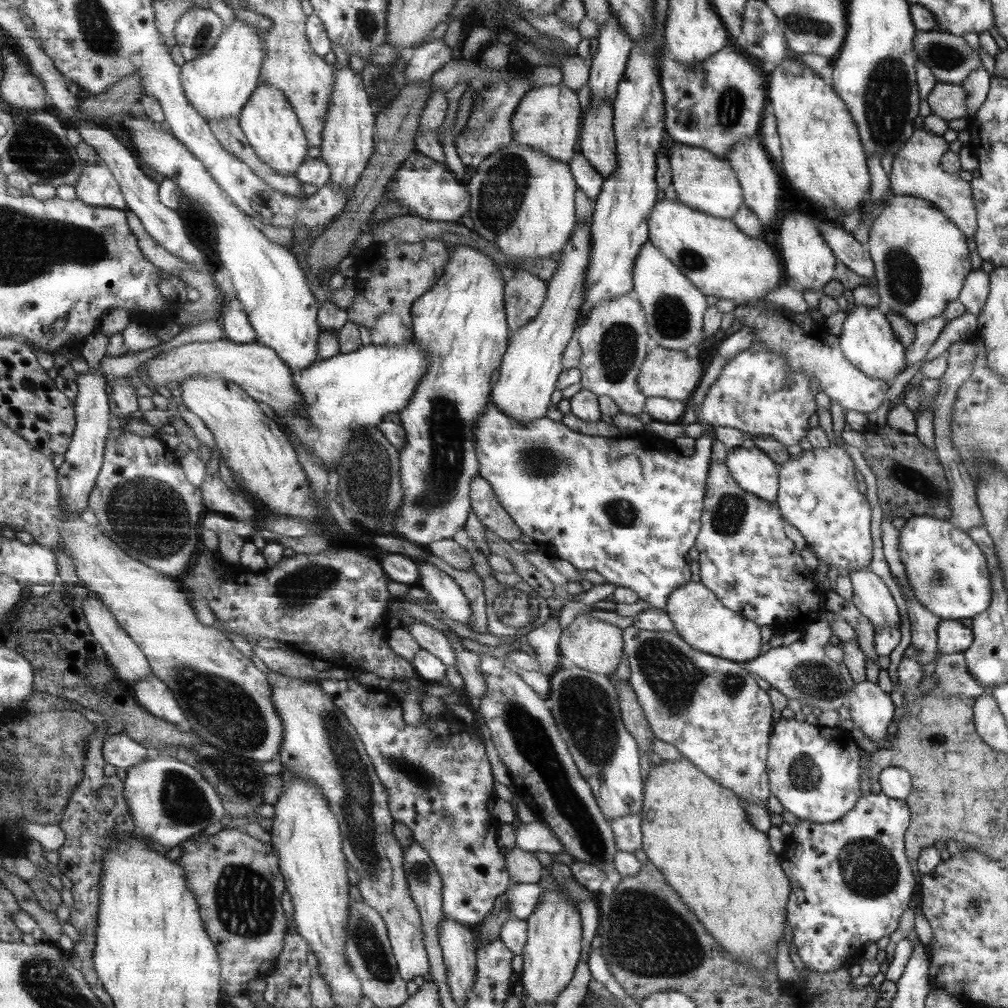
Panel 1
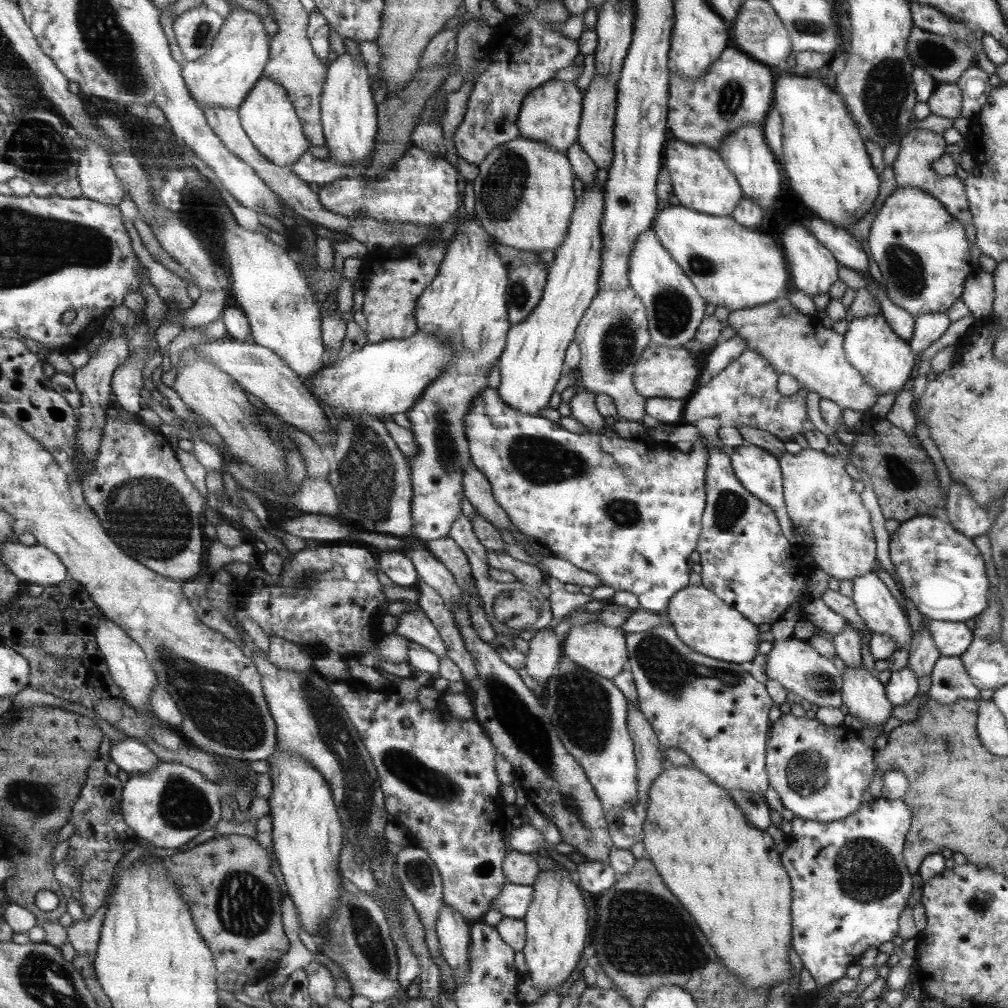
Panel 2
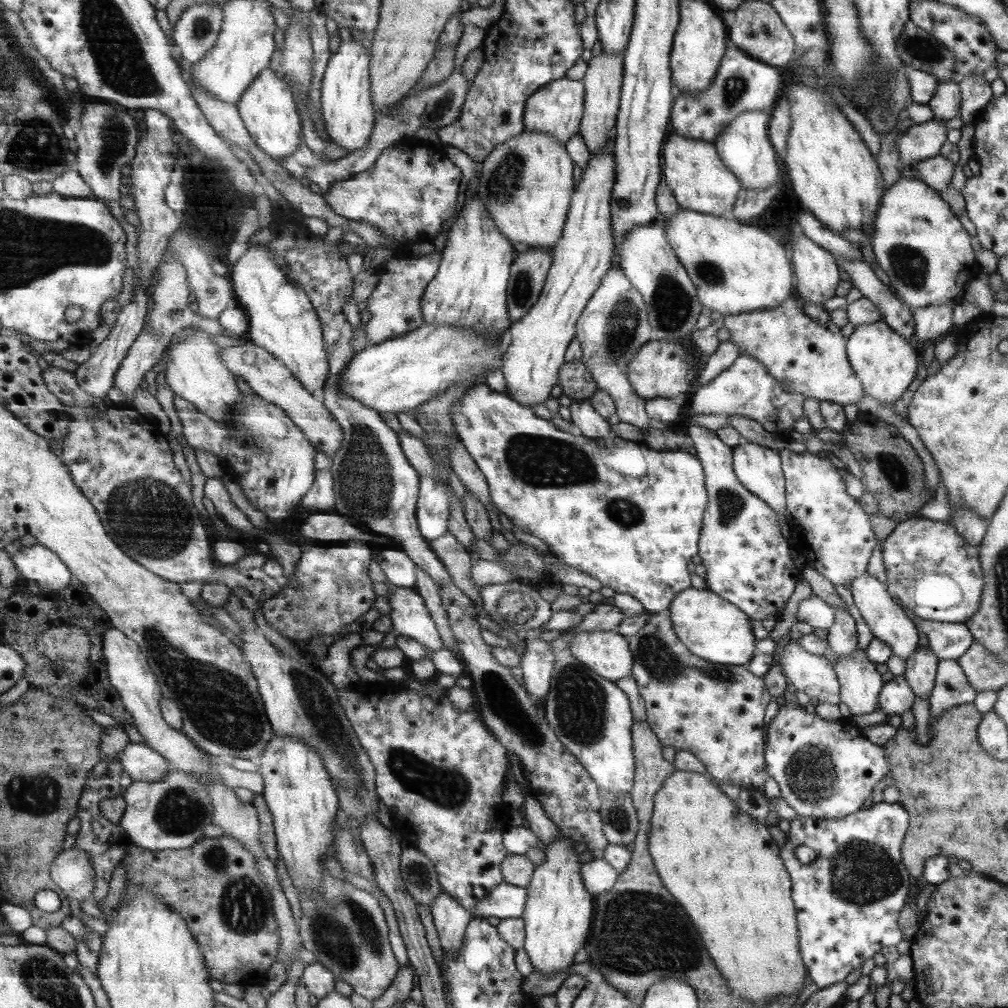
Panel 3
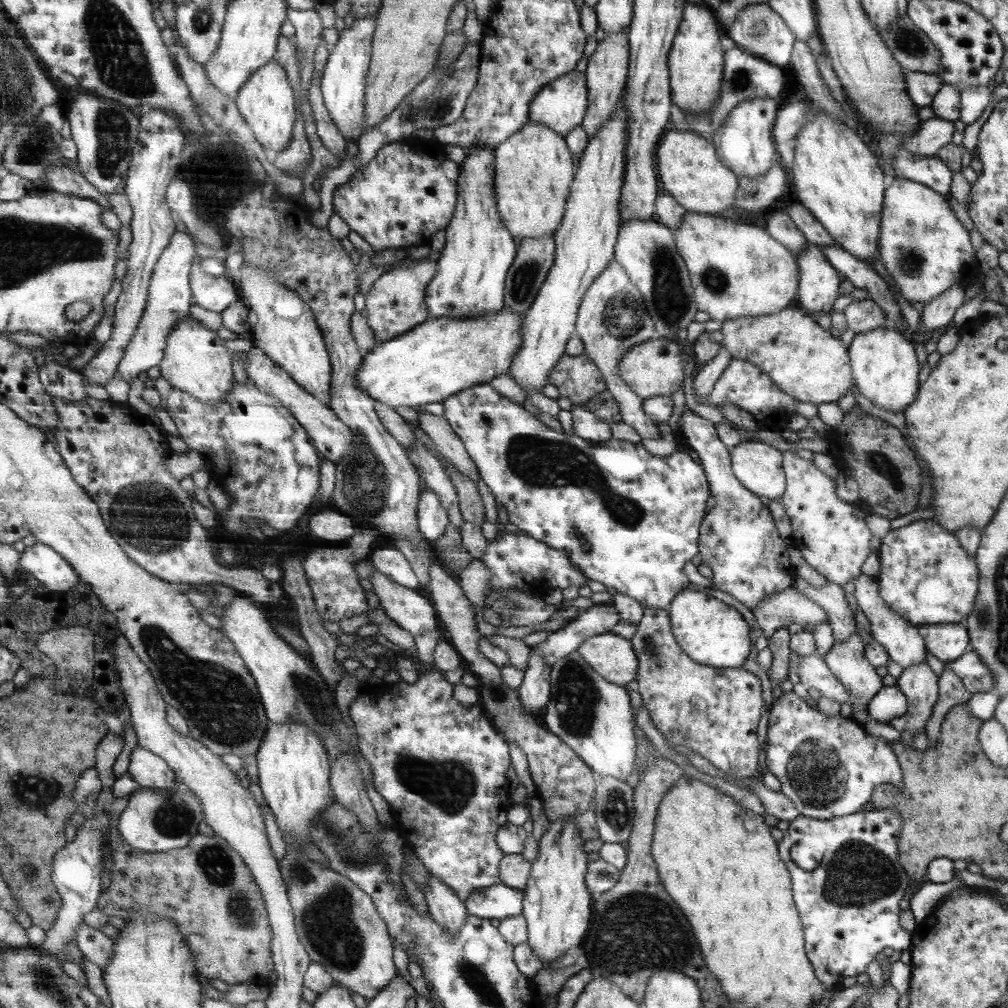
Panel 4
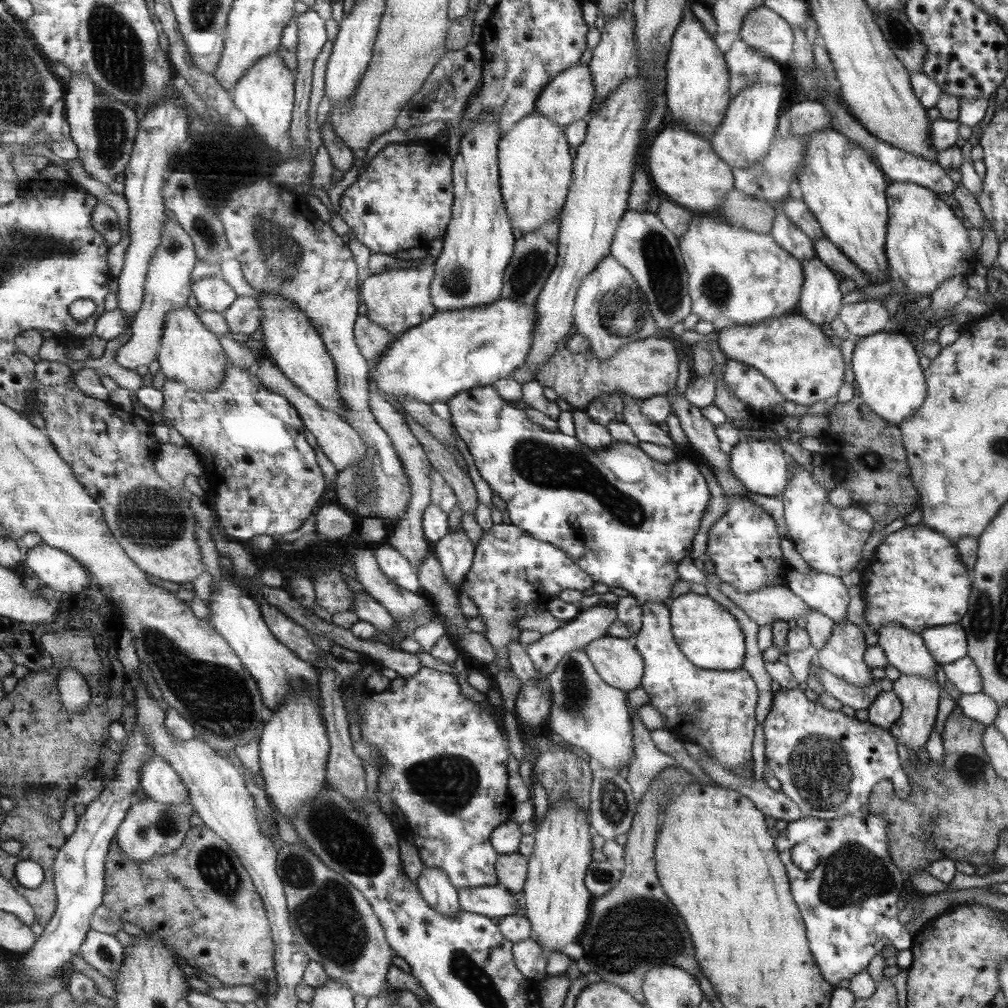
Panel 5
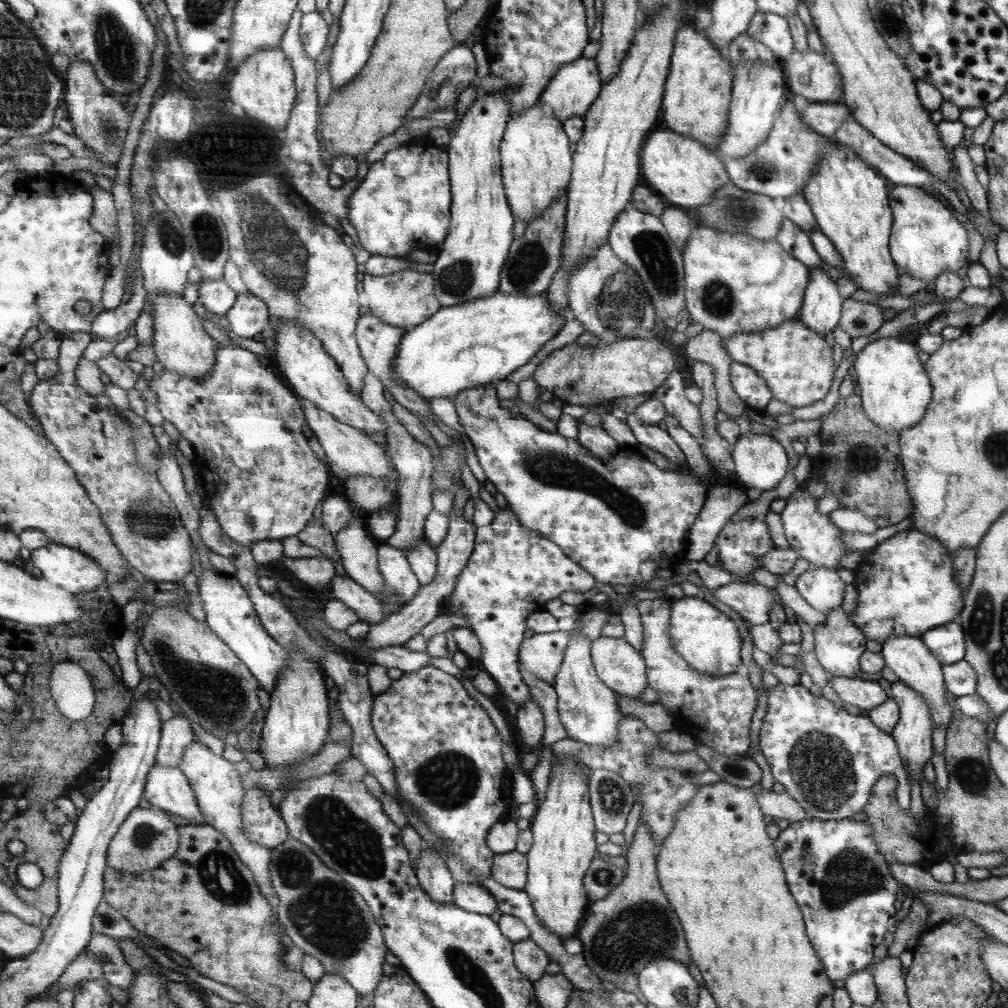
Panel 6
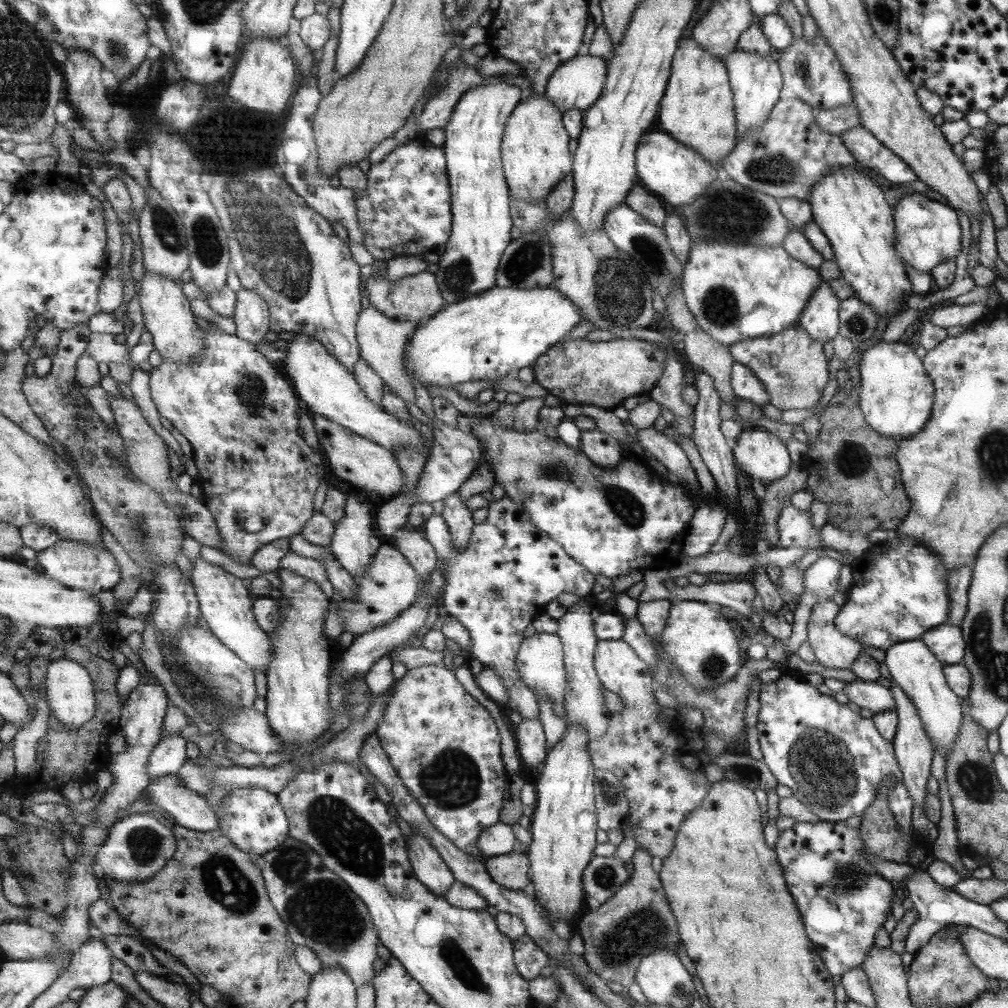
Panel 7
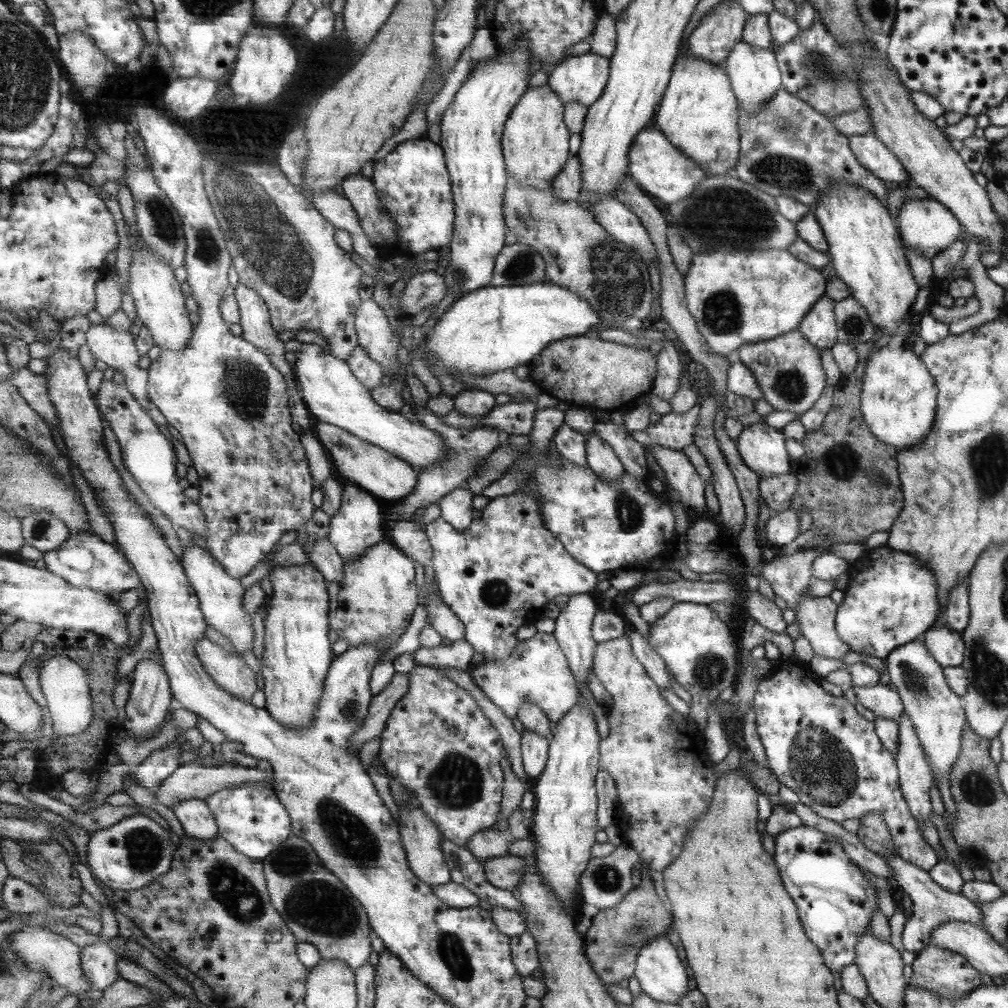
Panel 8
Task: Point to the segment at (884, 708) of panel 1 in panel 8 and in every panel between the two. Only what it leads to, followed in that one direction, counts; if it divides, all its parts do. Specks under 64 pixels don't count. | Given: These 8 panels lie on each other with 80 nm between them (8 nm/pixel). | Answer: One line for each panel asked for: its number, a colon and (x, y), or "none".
2: (862, 694)
3: (860, 685)
4: (846, 660)
5: (843, 655)
6: (838, 644)
7: (833, 649)
8: (816, 616)

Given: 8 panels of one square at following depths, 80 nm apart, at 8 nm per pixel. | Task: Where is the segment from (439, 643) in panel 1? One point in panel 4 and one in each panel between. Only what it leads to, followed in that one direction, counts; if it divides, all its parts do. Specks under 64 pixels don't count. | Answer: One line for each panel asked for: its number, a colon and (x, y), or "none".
2: (415, 626)
3: (410, 618)
4: (412, 612)

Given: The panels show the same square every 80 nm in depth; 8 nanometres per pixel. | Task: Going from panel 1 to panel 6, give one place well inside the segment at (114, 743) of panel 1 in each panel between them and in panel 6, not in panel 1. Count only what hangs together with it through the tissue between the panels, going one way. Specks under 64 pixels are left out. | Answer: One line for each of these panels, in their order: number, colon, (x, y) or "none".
2: (131, 755)
3: (143, 763)
4: (149, 770)
5: (159, 779)
6: (168, 788)

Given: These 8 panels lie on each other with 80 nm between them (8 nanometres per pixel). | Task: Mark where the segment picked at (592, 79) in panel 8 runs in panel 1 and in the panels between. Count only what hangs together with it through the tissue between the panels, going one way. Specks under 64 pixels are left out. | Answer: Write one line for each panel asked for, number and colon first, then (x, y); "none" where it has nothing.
1: (546, 118)
2: (550, 114)
3: (555, 109)
4: (560, 105)
5: (566, 99)
6: (571, 91)
7: (576, 84)

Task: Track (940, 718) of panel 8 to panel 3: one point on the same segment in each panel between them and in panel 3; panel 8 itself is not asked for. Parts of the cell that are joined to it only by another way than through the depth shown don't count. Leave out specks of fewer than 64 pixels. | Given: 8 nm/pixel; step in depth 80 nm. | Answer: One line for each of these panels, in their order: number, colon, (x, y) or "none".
3: (886, 621)
4: (901, 640)
5: (904, 650)
6: (910, 660)
7: (913, 668)

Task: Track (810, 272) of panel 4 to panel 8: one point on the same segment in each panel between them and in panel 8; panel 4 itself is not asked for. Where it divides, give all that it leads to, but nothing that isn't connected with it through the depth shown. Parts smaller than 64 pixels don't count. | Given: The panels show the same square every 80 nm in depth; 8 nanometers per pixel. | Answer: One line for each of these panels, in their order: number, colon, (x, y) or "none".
5: (819, 298)
6: (820, 308)
7: (818, 318)
8: (818, 327)

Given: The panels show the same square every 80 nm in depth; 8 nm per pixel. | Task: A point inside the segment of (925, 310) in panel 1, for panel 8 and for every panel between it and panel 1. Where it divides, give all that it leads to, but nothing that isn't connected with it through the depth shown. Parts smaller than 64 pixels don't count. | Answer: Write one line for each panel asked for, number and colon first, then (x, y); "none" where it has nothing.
2: (920, 249)
3: (916, 240)
4: (924, 249)
5: (925, 244)
6: (926, 240)
7: (927, 233)
8: (927, 228)

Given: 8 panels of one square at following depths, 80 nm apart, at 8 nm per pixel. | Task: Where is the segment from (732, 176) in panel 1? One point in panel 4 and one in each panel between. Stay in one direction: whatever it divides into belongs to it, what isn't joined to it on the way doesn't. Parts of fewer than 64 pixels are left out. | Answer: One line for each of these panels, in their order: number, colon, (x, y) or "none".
2: (700, 180)
3: (699, 181)
4: (690, 171)

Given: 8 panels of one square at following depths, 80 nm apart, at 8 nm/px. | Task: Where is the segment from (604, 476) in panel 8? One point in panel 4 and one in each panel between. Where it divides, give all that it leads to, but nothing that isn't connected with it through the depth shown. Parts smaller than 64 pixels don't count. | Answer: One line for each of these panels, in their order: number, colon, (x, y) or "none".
4: (587, 426)
5: (596, 437)
6: (595, 439)
7: (599, 448)

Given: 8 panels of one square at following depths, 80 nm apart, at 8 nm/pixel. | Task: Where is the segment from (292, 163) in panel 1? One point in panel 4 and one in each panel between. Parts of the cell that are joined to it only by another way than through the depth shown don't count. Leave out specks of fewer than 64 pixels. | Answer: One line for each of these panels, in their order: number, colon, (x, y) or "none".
2: (269, 117)
3: (268, 108)
4: (267, 102)

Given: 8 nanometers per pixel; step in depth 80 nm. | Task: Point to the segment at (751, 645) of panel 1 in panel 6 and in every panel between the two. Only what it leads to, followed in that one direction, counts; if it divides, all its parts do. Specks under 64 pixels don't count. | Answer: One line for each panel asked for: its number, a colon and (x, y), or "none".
2: (702, 621)
3: (711, 628)
4: (713, 633)
5: (707, 634)
6: (707, 639)

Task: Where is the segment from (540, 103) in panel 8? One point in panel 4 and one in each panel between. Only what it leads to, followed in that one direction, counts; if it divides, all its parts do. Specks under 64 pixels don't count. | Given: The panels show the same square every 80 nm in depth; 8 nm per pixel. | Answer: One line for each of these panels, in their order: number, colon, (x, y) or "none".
4: (533, 169)
5: (535, 173)
6: (535, 159)
7: (534, 152)

